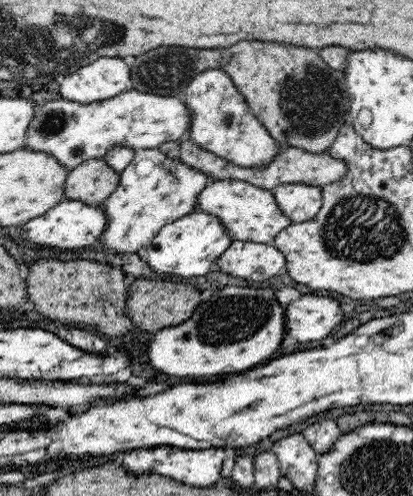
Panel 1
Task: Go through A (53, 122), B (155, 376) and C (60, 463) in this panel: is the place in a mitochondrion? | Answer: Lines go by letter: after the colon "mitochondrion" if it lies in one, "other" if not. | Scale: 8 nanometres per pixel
A: mitochondrion
B: other
C: other

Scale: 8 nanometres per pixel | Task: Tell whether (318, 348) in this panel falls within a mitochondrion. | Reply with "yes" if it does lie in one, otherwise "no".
no

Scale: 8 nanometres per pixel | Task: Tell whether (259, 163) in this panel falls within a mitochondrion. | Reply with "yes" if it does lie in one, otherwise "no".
no

